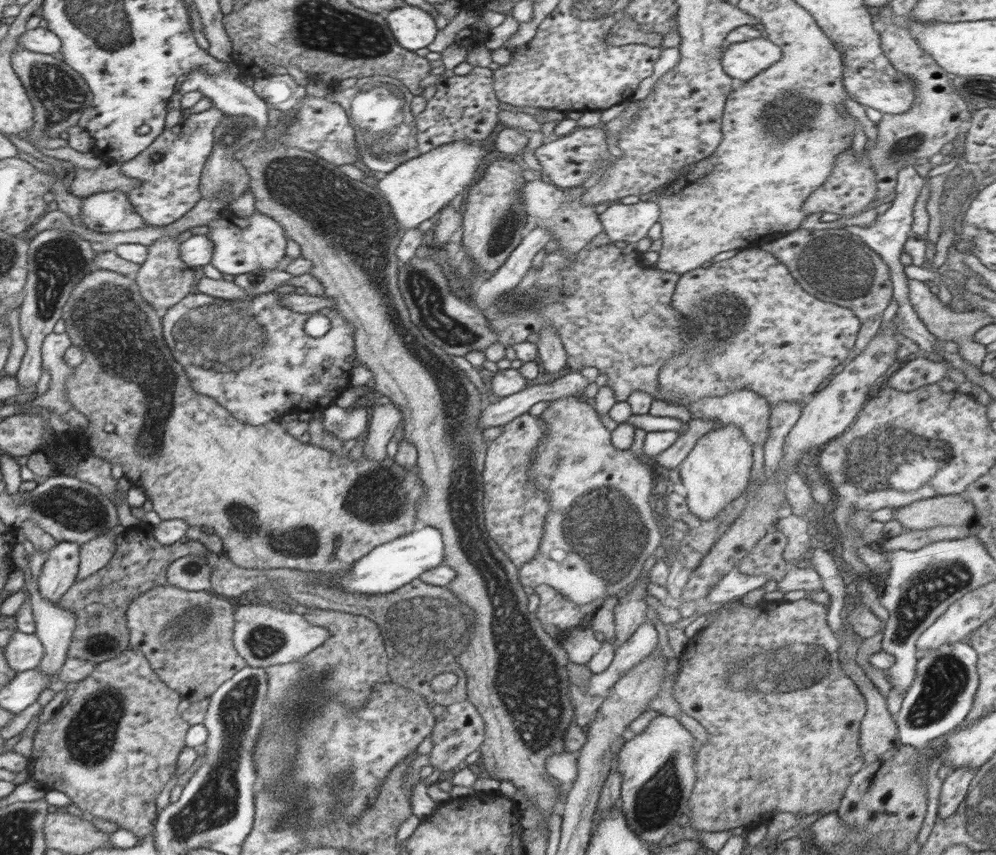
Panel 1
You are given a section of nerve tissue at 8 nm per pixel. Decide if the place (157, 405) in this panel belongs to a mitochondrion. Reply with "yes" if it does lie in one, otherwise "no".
yes

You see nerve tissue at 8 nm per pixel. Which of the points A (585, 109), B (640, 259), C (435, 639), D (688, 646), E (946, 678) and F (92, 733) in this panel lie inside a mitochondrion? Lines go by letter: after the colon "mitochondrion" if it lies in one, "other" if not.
A: other
B: other
C: mitochondrion
D: other
E: mitochondrion
F: mitochondrion

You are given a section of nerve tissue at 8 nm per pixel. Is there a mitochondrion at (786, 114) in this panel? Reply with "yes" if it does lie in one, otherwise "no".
yes

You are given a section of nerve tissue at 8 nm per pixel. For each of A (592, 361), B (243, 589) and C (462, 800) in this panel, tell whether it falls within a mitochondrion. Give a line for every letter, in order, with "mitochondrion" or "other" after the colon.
A: other
B: other
C: other

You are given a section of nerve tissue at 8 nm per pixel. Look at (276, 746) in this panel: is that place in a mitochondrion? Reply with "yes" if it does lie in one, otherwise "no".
yes

